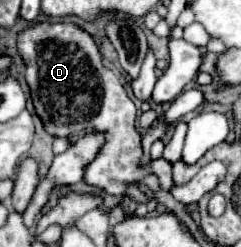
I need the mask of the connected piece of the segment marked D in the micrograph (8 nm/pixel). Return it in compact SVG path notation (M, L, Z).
M41 23L19 33L17 49L27 65L27 85L35 113L41 117L43 127L53 137L63 137L71 145L93 131L103 131L105 141L97 157L85 167L83 181L89 187L97 187L109 195L123 195L127 185L137 183L149 173L155 173L161 189L171 191L173 197L185 205L197 203L205 193L213 191L225 179L225 165L211 161L205 165L193 181L181 187L173 187L171 163L159 159L141 169L139 159L143 155L141 137L135 129L135 105L127 97L117 75L101 61L97 43L89 33L73 23Z

